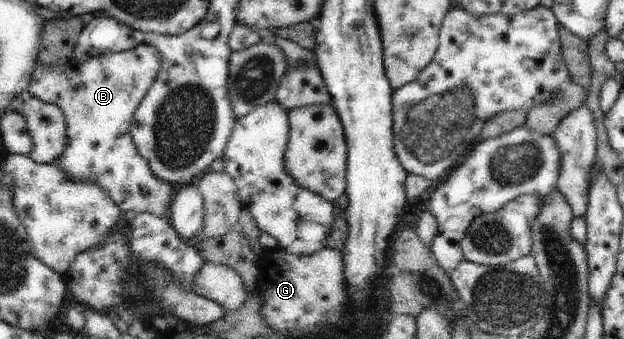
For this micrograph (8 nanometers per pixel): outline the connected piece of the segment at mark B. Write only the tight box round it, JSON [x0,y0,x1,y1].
[28,43,177,218]

